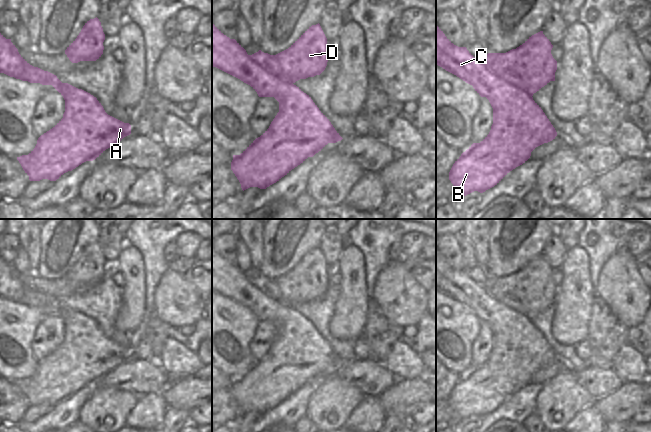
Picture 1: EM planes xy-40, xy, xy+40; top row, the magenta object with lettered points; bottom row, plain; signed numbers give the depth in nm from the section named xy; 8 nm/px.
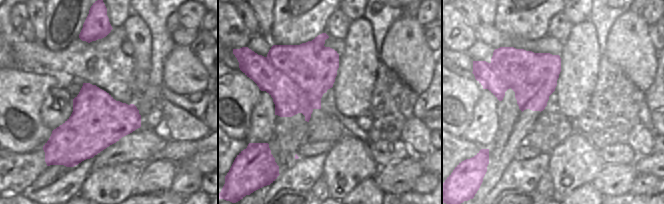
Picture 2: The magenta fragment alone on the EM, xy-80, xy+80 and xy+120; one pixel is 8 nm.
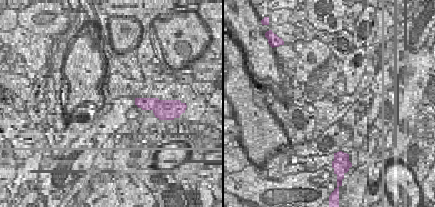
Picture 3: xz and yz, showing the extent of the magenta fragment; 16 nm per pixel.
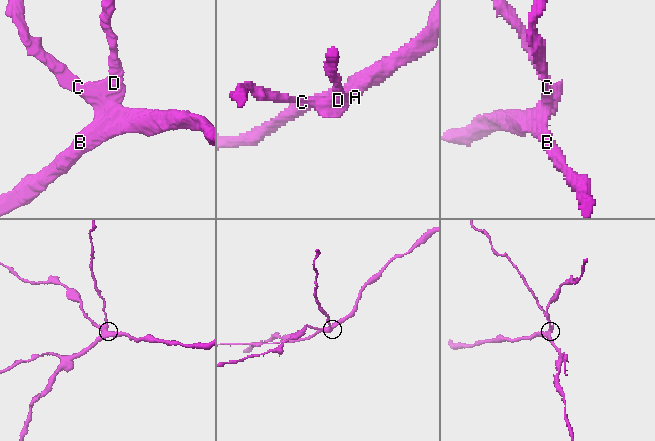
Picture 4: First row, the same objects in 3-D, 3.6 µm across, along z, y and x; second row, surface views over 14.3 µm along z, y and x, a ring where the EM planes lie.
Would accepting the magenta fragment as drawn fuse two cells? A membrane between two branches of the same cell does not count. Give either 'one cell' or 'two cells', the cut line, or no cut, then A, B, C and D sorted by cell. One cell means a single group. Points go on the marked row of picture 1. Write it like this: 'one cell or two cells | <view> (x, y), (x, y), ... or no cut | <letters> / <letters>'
two cells | xy+40 (483, 60), (492, 72), (525, 90), (531, 96) | A B C / D

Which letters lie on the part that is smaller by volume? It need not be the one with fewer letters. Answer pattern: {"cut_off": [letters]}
{"cut_off": ["D"]}

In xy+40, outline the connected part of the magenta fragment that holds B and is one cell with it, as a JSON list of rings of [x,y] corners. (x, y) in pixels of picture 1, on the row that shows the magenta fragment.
[[[437,24],[436,65],[472,85],[481,97],[489,100],[493,108],[493,124],[489,134],[463,152],[449,172],[453,197],[464,197],[474,191],[483,193],[494,187],[510,171],[525,163],[536,147],[557,136],[555,128],[529,93],[492,73],[485,62],[476,59],[466,47],[454,45]]]

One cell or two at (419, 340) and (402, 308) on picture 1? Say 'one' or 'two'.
two

